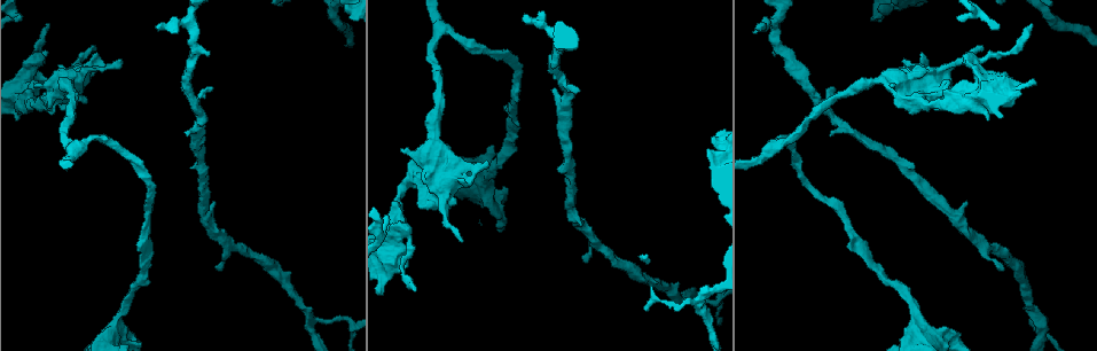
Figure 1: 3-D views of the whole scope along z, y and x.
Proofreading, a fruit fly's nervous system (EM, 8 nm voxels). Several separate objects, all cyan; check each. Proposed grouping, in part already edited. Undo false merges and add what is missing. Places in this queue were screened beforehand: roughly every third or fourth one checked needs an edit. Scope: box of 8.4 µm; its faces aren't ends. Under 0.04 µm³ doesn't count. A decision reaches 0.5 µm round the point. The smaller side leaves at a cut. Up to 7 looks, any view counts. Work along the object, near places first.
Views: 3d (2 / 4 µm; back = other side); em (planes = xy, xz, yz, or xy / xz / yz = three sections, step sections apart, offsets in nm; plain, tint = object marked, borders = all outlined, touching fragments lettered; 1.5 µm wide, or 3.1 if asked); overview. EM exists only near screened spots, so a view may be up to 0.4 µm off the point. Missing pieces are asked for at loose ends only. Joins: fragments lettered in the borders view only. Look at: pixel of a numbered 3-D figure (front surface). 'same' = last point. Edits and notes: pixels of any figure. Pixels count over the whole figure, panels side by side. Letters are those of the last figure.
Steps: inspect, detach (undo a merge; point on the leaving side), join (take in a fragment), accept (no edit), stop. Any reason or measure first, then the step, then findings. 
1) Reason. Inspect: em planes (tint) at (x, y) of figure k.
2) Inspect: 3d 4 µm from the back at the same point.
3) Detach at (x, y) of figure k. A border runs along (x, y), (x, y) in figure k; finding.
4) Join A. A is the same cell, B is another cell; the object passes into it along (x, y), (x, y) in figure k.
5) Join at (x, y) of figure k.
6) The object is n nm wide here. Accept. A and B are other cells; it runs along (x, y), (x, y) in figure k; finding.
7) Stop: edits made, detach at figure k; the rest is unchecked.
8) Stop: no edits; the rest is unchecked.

Inspect: 3d 2 µm at (679, 299) of figure 1.

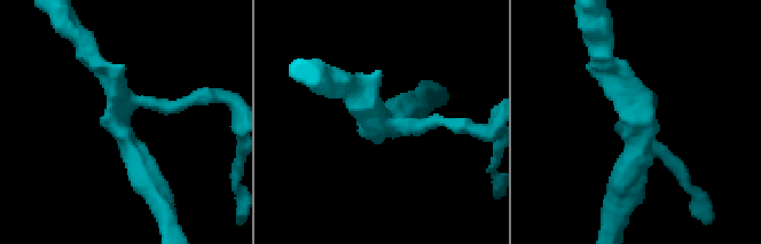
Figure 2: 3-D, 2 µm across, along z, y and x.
3 arms meet here. Inspect: em planes (borders) at (379, 120) of figure 2.

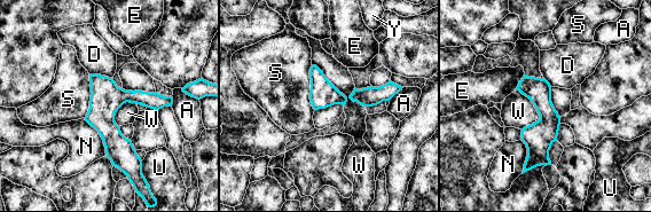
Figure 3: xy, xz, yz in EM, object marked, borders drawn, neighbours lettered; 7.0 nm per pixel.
Accept. A, D, E, N, S, U, W and Y are other cells; it runs along (92, 77), (138, 175) in figure 3; continuous, no second neuron.

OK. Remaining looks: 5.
Free end. Inspect: 3d 4 µm at (588, 261) of figure 1.

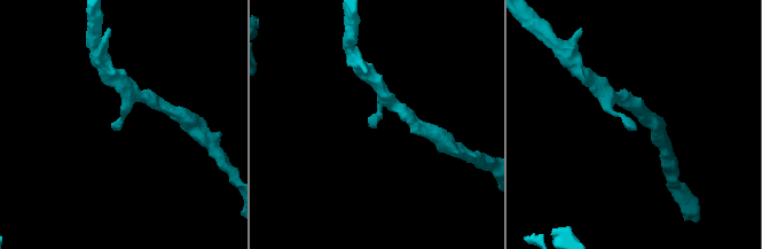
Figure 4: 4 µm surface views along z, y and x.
Shape alone is not enough. Inspect: em planes (borders) at (634, 129) of figure 4.

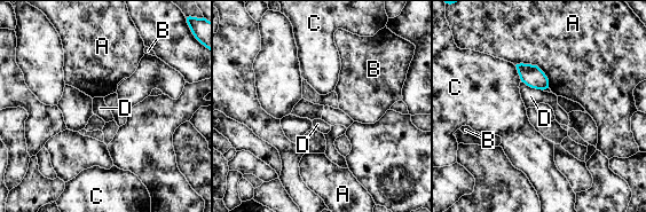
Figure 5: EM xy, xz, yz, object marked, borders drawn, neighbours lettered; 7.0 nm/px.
The longest contact is with A, 280 nm. Accept. A, B, C and D are other cells; a border runs along (521, 80), (542, 91) in figure 5; no lettered fragment goes on from it.

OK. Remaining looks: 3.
Inspect: em yz step 8 (tint) at (900, 108) of figure 1.

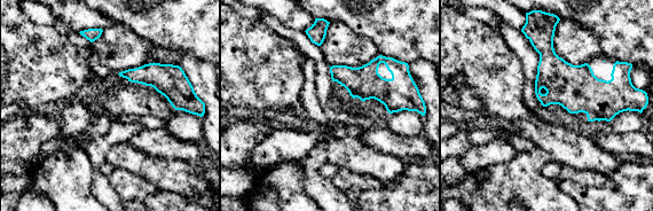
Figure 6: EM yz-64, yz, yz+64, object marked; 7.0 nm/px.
Another direction. Inspect: em planes (borders) at the same point.

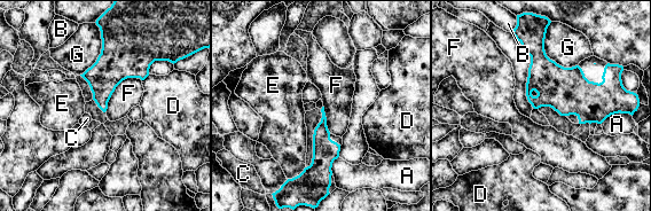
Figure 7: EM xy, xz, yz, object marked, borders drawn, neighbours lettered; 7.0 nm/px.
The longest contact is with F, 340 nm. Accept. A, B, C, D, E, F and G are other cells; a border runs along (136, 77), (116, 87), (104, 111) in figure 7; none of them fits.

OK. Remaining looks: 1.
Stop: no edits; the rest is unchecked.

